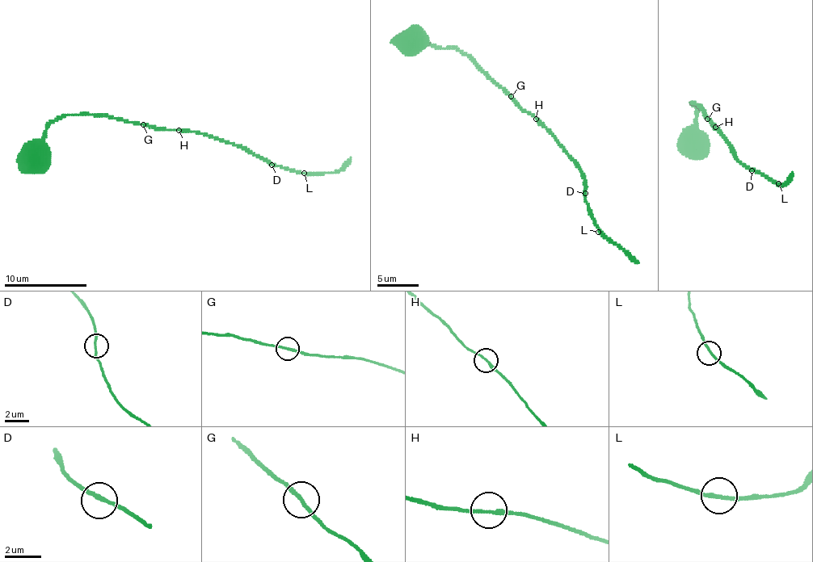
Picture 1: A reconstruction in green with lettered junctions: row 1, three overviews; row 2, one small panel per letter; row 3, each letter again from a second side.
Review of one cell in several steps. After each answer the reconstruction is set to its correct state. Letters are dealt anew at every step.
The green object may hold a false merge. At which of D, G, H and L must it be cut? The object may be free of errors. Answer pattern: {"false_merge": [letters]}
{"false_merge": ["G"]}

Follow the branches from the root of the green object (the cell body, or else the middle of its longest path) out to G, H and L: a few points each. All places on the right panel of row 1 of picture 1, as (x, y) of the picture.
G: (695, 144), (698, 110), (691, 102), (700, 105), (703, 115), (707, 118)
H: (695, 144), (698, 110), (691, 102), (700, 105), (703, 115), (715, 127)
L: (695, 144), (698, 110), (693, 102), (691, 102), (700, 105), (703, 115), (723, 136), (738, 161), (778, 183)

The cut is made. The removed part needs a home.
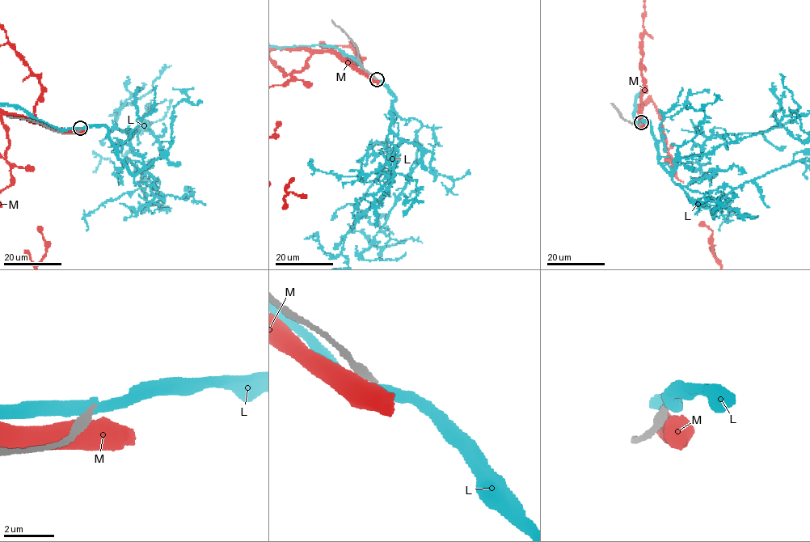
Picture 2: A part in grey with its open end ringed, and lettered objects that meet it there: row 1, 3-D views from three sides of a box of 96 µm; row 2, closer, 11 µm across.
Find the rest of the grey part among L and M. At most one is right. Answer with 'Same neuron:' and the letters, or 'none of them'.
Same neuron: none of them

